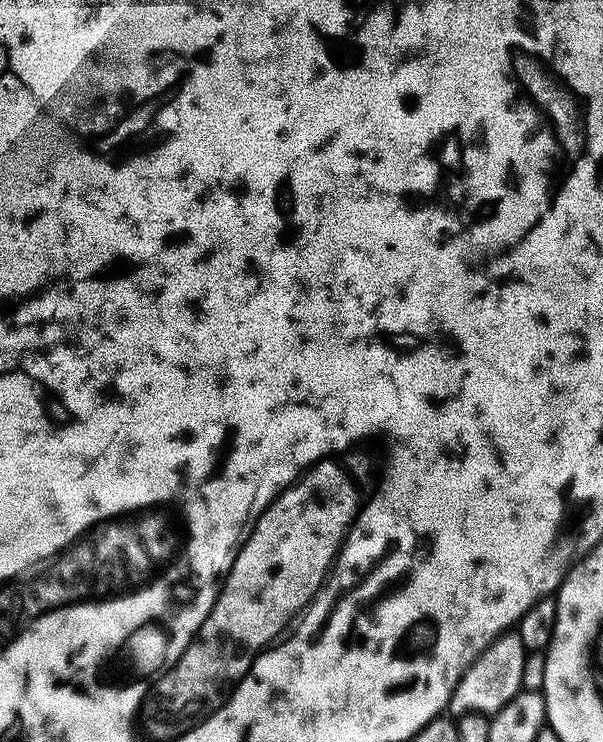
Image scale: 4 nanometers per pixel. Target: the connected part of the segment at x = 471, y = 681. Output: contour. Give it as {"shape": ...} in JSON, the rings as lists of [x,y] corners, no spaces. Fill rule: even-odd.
{"shape":[[[509,630],[503,636],[498,637],[464,671],[458,686],[452,690],[452,697],[448,700],[447,711],[456,718],[466,716],[470,712],[495,714],[502,706],[506,706],[506,702],[510,702],[521,692],[525,655],[526,650],[522,646],[522,638],[515,631]]]}

